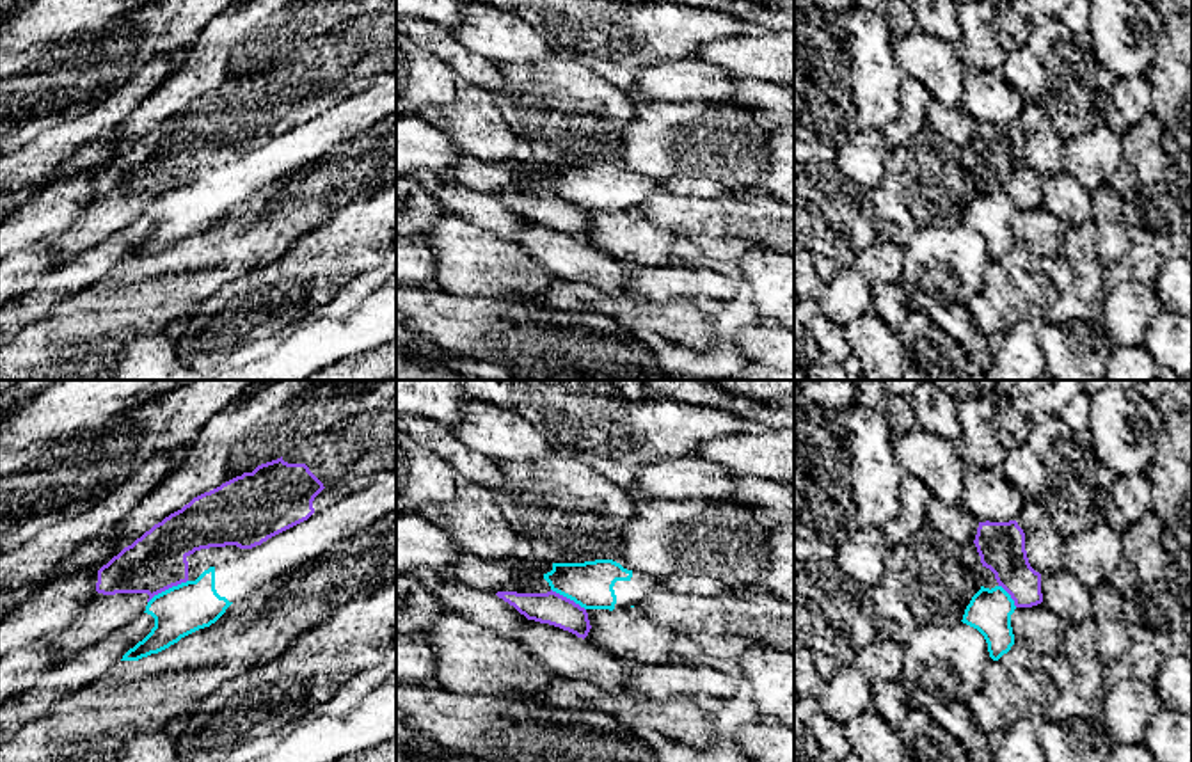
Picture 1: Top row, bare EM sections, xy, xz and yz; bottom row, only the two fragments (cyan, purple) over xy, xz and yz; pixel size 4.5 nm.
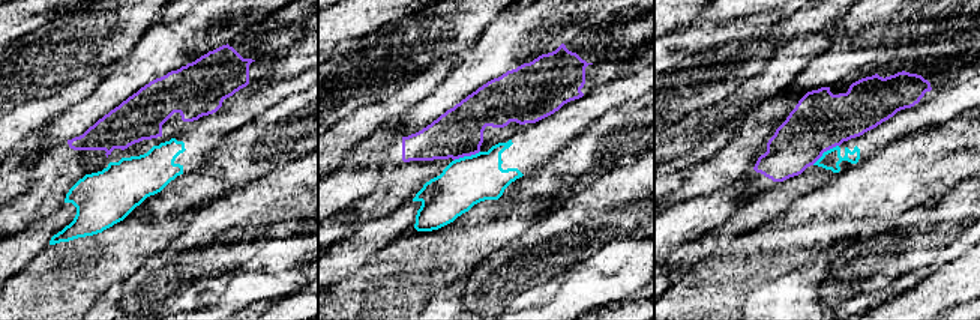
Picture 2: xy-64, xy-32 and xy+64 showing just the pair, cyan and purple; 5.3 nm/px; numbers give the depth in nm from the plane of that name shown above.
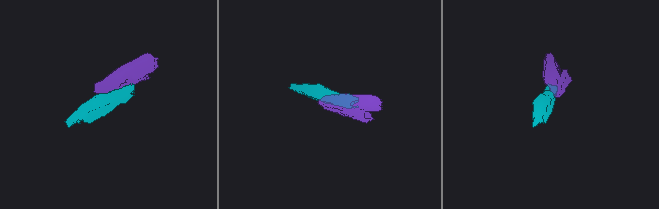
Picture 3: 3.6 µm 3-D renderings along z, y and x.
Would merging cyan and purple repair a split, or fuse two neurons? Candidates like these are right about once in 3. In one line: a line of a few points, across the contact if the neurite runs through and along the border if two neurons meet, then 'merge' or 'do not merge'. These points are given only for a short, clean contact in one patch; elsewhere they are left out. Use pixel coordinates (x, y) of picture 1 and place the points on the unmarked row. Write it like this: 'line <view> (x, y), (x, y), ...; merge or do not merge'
line xy (187, 182), (158, 194), (148, 205); do not merge

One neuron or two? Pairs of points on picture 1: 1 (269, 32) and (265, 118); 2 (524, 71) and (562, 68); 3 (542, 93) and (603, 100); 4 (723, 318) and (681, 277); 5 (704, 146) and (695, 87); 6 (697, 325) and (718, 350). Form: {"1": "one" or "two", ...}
{"1": "two", "2": "one", "3": "one", "4": "two", "5": "two", "6": "two"}

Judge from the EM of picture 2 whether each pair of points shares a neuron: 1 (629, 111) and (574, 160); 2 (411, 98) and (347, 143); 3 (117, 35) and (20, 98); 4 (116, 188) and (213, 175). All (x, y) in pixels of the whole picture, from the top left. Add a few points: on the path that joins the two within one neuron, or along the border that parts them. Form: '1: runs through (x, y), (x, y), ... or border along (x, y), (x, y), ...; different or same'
1: runs through (616, 125), (587, 149); same
2: runs through (395, 105), (375, 114), (363, 126); same
3: runs through (93, 36), (86, 39), (44, 81); same
4: border along (201, 161), (194, 169), (177, 175), (143, 202); different

